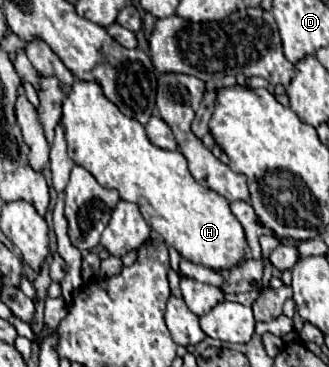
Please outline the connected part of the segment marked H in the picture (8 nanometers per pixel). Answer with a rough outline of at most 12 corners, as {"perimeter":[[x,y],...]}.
{"perimeter":[[97,82],[63,100],[69,156],[193,264],[231,270],[245,232],[181,152]]}

